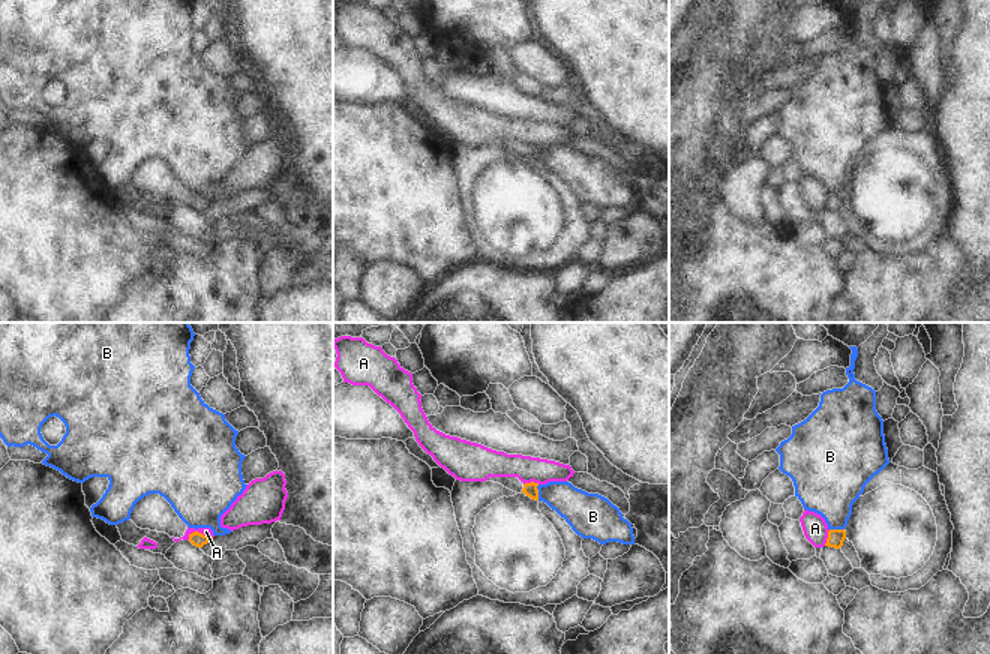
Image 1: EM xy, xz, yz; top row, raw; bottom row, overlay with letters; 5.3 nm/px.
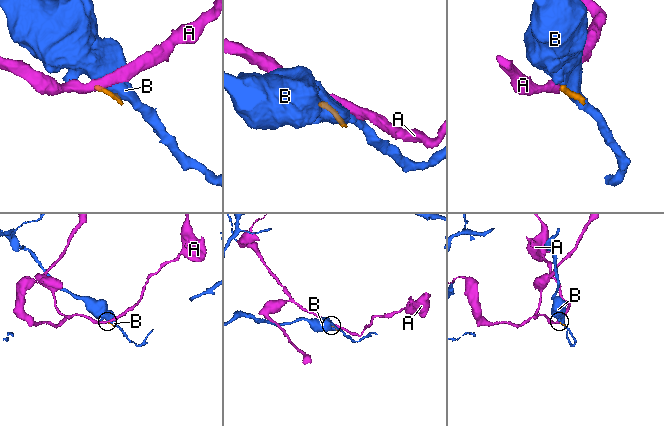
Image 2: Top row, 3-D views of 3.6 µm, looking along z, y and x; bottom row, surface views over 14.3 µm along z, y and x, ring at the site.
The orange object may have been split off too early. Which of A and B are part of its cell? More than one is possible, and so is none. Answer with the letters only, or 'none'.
none

